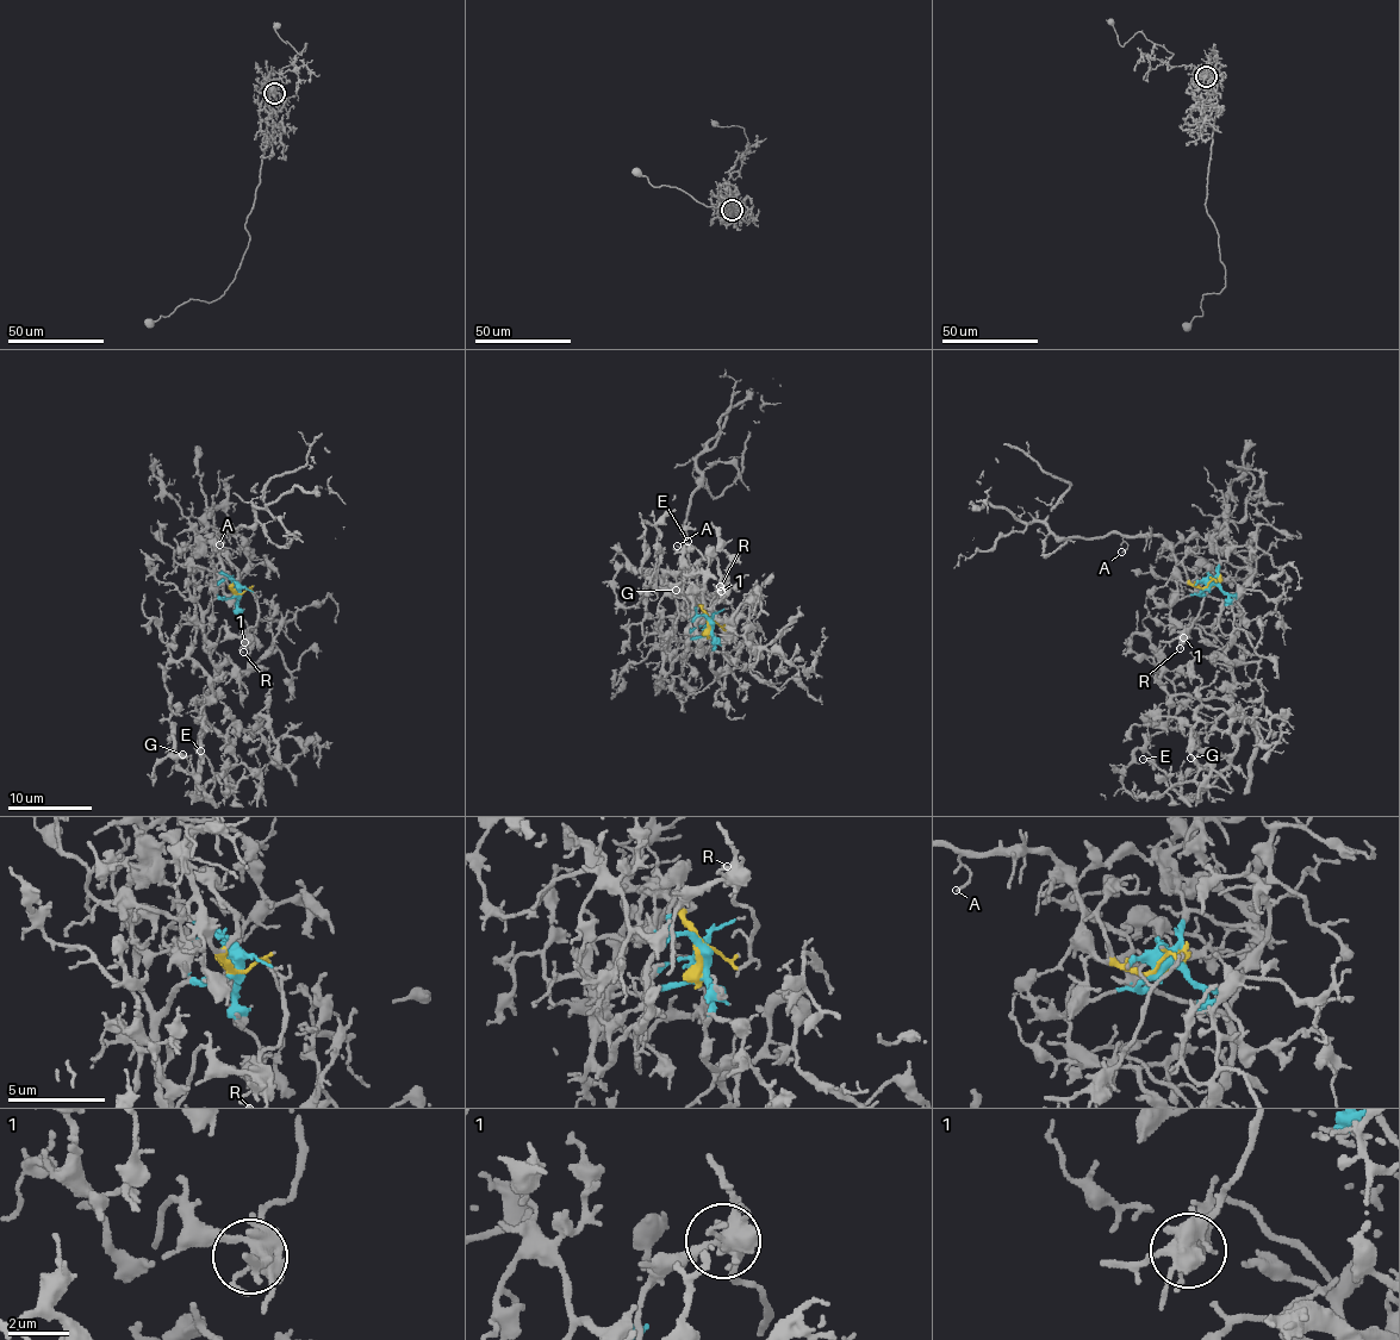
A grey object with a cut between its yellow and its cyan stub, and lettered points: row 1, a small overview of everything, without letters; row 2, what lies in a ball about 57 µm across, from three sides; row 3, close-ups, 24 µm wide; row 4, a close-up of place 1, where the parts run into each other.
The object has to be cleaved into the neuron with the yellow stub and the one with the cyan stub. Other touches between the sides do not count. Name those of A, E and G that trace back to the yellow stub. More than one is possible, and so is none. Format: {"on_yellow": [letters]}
{"on_yellow": ["A"]}

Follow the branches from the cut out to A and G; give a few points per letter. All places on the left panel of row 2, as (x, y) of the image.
A: (235, 591), (226, 580), (219, 552), (221, 534), (231, 531), (219, 544)
G: (235, 591), (204, 615), (205, 653), (213, 667), (204, 718), (236, 760), (205, 784), (206, 797), (182, 754)

